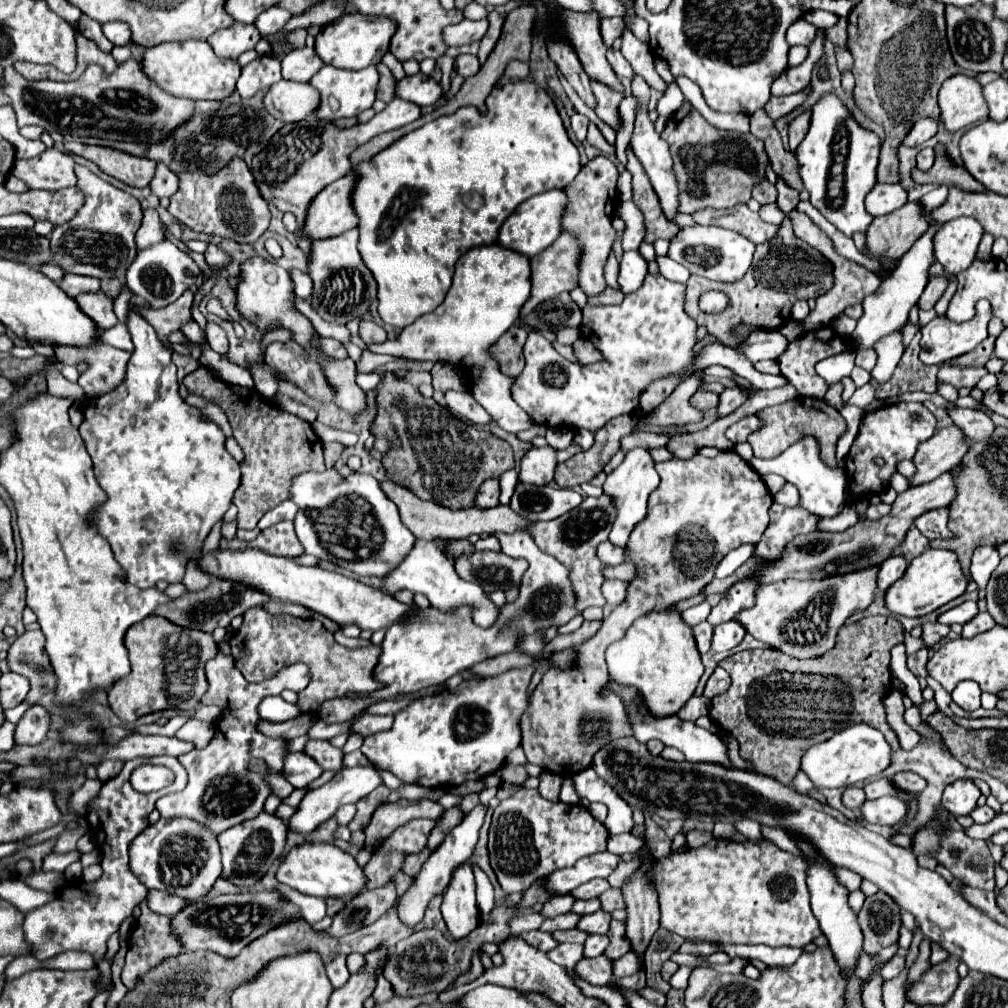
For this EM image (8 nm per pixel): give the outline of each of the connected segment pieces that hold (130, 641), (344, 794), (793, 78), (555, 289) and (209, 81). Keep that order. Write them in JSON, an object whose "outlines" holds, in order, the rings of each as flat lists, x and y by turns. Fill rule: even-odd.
{"outlines":[[[150,614,128,628,124,644,128,648,132,670,108,690,108,704,122,722,134,722,138,716,156,710,194,712,200,708,200,696,208,688,204,664,218,652,210,634,180,628,162,616]],[[364,766,344,768,330,782,326,782,324,786,306,792,306,796,302,798,296,814,288,820,288,826,296,834,304,834,304,836,312,834,320,824,324,824,326,820,330,820,334,816,334,812,338,810,338,806,350,804,350,802,358,802,360,798,368,796,380,784,382,784,382,780,380,780,380,776,378,776,378,772,374,768,364,768]],[[824,28,816,30,816,36,810,44,810,54,808,58,796,66,796,68,788,68,784,74,780,74,774,82,772,82,772,96,780,96,780,94,792,94,792,92,800,92,810,84,810,76,812,70,818,66,822,54,824,54,824,42,826,42,826,34]],[[560,234,552,246,530,258,532,294,520,308,520,318,528,316,528,312,532,312,542,300,558,296,564,290,570,292,578,286,576,260,578,244,568,234]],[[186,40,186,42,164,42,152,46,144,52,140,62,142,72,156,82,164,92,172,96,190,100,220,100,230,96,236,88,240,76,240,66,236,60,220,60,206,40]]]}

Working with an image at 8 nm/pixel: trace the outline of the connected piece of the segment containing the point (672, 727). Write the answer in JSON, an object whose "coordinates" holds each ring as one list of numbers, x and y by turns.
{"coordinates":[[614,678,608,680,608,684,604,686,604,696,608,694,616,694,624,706,626,706,626,712,628,712,628,718,630,718,630,728,634,732,634,738,640,740,640,742,648,742,652,738,664,742,666,746,674,746,678,748,688,762,716,762,716,764,724,764,724,766,730,766,730,760,726,756,726,746,722,744,720,736,696,726,694,722,688,722,688,720,680,720,676,714,674,716,664,716,664,718,658,718,658,716,648,716,648,708,644,706,644,700,640,700,640,692,632,686,624,686,624,684,618,684]]}

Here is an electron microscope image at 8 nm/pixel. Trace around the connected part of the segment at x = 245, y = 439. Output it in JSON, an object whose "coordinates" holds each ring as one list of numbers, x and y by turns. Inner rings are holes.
{"coordinates":[[198,368,194,370,192,374,188,374,184,378,184,386,188,388,190,394,198,394,214,404,218,404,224,414,228,416,230,424,232,424,232,430,234,430,234,438,236,442,240,444,242,452,244,452,244,460,240,462,240,470,242,470,242,482,234,494,234,504,238,508,238,528,246,528,246,530,252,530,256,528,258,520,268,512,272,510,276,504,284,502,288,498,288,488,290,488,290,480,292,476,300,474,300,472,306,472,306,470,324,470,324,450,322,450,322,442,320,438,314,434,312,426,304,420,300,420,298,416,292,416,288,414,284,408,278,408,278,406,272,406,272,404,264,404,262,396,254,390,254,388,240,388,240,386,232,386,222,382,222,380,216,380,212,378,206,368]]}

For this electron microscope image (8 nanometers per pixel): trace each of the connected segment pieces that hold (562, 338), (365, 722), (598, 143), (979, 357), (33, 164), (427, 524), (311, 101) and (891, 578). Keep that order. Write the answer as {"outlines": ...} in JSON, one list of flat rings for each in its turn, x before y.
{"outlines":[[[573,327,562,328,557,331,557,341,563,345,572,345,580,337,580,329]],[[364,714,352,728,352,732,360,732,362,736,370,736,374,732,382,732,382,730,390,730,390,726,394,724,394,716,372,716,372,714]],[[590,122,588,124,588,136,586,136,586,140,592,144,592,146,596,146,600,152,604,152,604,154,614,154,614,146,610,146,606,140,604,140,604,136,600,134,600,130]],[[988,336,984,340,984,344,980,344,980,348,976,348,976,352,968,352,968,356,958,356,956,360,952,360,952,364,958,366,984,366,988,362,988,358,994,352,994,336]],[[56,148,46,150,30,160,18,160,12,168,12,174,26,182,28,188,60,190,76,184,72,156]],[[384,480,382,482,382,490,386,492,386,496,400,508,400,516,404,526,422,540,436,540,436,538,444,538,444,540,458,540,458,538,468,538,472,534,494,534,494,532,514,532,518,528,526,530,528,520,520,520,520,516,516,516,516,512,510,510,510,506,496,506,496,508,464,508,464,510,452,510,452,508,444,508,440,504,434,502,424,502,418,496,414,496,410,490,404,490,402,486]],[[276,82,264,96,264,108,270,116,282,122,298,122,316,110,316,90,300,82]],[[902,554,898,556,890,556,882,562,880,566,880,574,878,574,878,588,886,590,890,584,894,584,906,570,906,558]]]}

